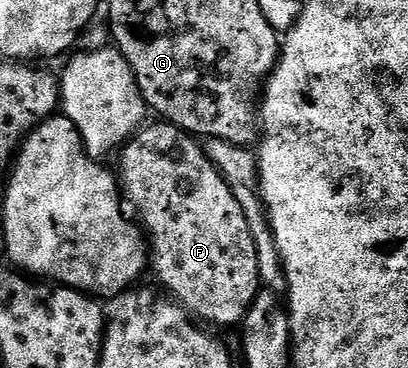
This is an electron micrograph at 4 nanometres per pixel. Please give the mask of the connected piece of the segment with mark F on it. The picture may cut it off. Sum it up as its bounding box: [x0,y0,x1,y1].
[117,120,261,327]

